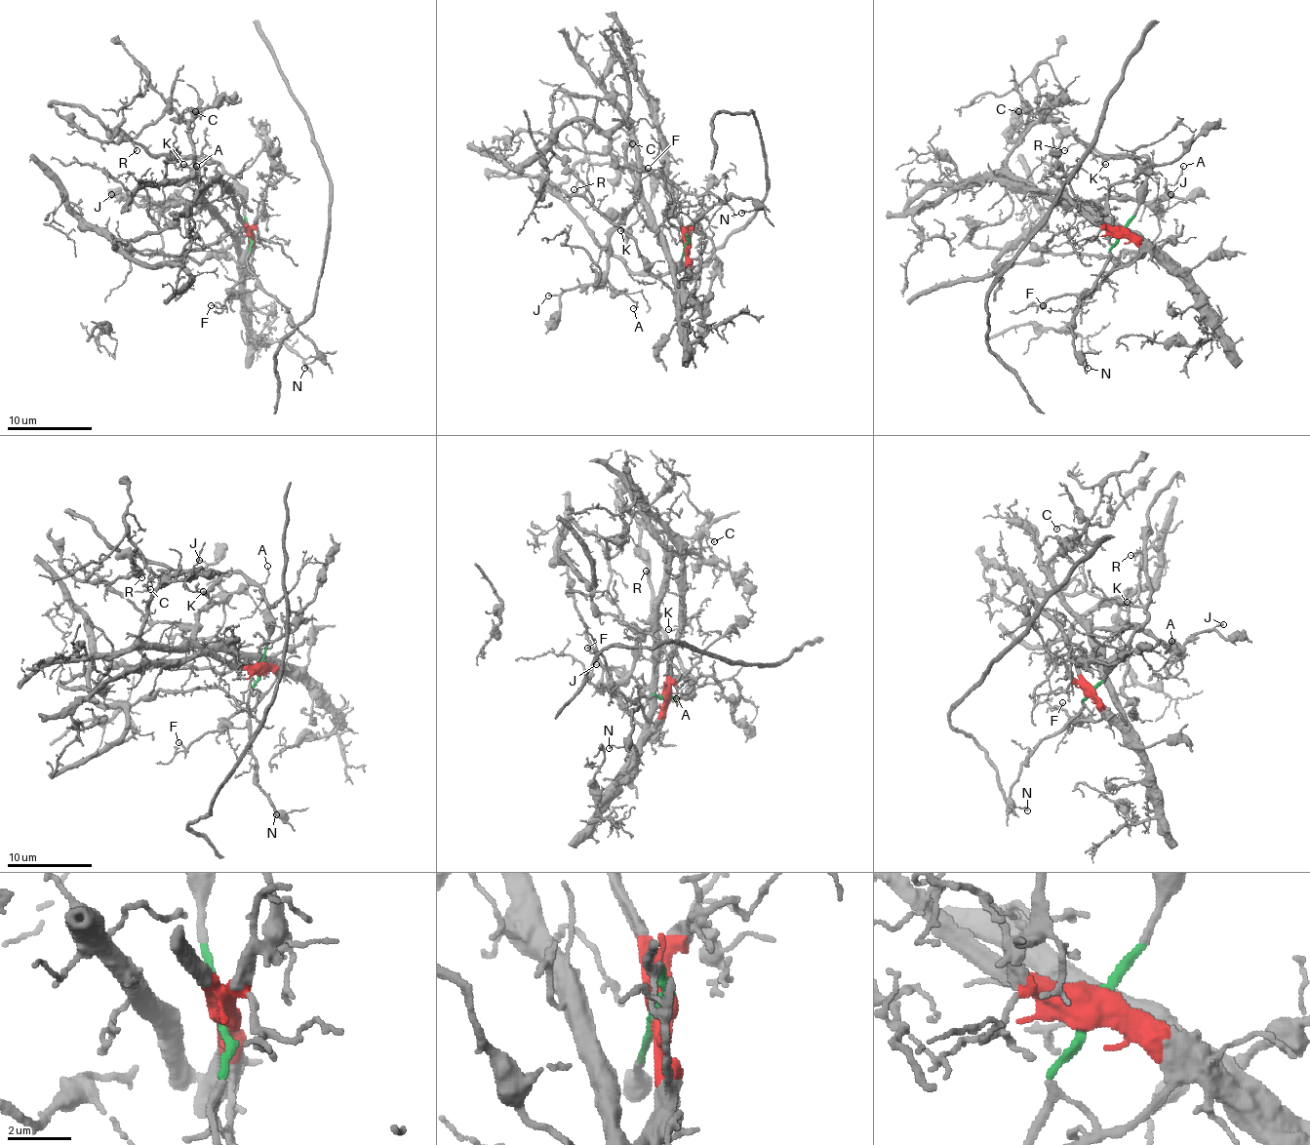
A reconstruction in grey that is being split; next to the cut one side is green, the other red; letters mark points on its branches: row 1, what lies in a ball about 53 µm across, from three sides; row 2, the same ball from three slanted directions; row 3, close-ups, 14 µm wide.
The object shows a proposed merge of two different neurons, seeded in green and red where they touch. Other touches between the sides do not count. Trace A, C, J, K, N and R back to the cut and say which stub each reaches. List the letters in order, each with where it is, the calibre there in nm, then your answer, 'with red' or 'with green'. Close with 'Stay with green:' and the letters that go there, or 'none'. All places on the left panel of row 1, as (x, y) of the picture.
A: at (196, 166); 100 nm thick; with red
C: at (195, 111); 110 nm thick; with red
J: at (111, 194); 130 nm thick; with red
K: at (183, 164); 90 nm thick; with green
N: at (304, 368); 110 nm thick; with green
R: at (137, 150); 90 nm thick; with green
Stay with green: K, N, R

